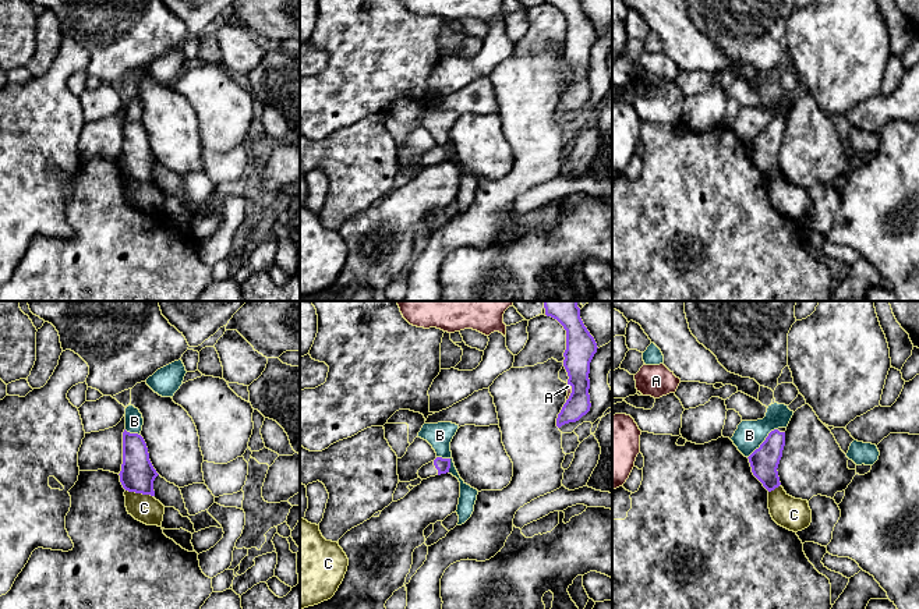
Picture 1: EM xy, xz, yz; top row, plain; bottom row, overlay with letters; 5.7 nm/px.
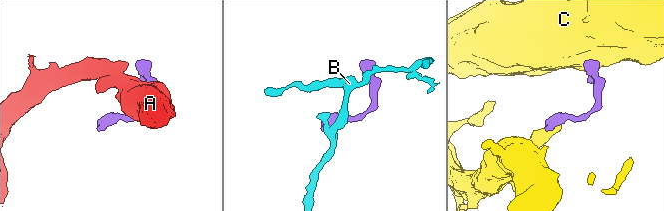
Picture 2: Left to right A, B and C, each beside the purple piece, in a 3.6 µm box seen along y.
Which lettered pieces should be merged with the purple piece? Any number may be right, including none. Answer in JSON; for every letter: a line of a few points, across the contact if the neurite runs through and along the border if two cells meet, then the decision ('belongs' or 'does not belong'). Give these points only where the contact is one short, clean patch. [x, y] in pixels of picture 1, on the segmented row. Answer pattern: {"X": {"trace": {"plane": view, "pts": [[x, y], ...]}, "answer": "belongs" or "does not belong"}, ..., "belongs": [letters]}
{"A": {"trace": {"plane": "xz", "pts": [[569, 383], [571, 393], [566, 400]]}, "answer": "does not belong"}, "B": {"trace": {"plane": "yz", "pts": [[777, 428], [748, 457]]}, "answer": "does not belong"}, "C": {"trace": {"plane": "xy", "pts": [[126, 489], [152, 496]]}, "answer": "does not belong"}, "belongs": []}

